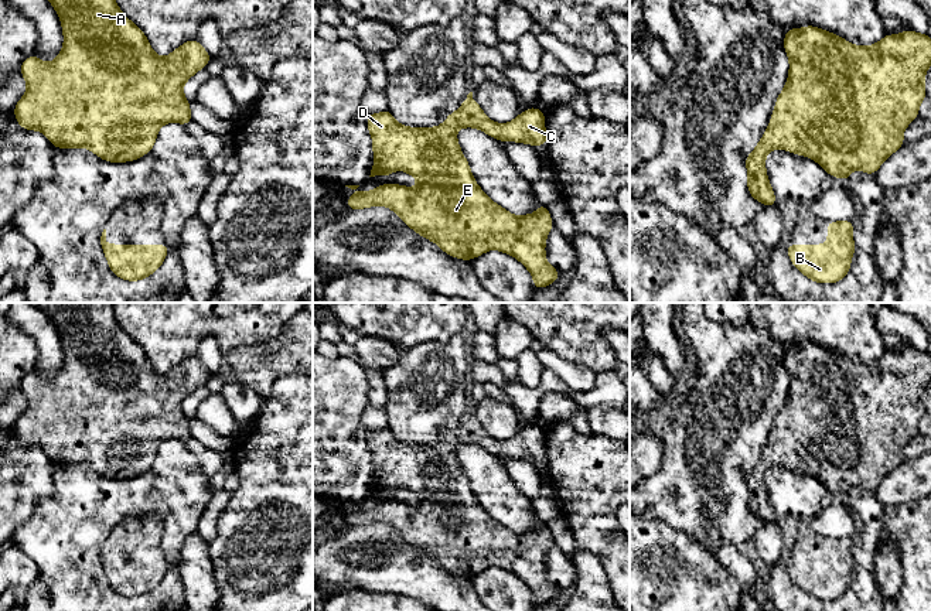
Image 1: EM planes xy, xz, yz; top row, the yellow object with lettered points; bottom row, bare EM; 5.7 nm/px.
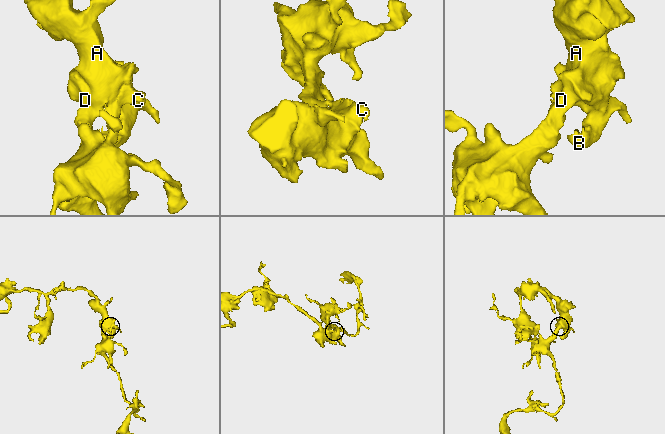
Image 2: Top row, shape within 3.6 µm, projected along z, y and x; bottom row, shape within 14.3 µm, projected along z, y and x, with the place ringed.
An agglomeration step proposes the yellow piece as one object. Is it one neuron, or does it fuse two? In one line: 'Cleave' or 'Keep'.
Keep

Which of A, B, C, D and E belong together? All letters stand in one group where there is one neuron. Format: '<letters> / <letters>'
A B C D E

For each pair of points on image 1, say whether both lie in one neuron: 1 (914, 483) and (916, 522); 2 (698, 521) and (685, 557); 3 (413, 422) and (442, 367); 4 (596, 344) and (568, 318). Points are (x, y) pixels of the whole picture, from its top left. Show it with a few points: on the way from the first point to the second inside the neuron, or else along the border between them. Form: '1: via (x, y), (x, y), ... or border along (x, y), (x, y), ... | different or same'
1: border along (916, 499), (907, 504), (887, 504), (885, 507) | different
2: border along (662, 519), (691, 533), (715, 557) | different
3: via (418, 408), (428, 391), (429, 381) | same
4: via (589, 340), (575, 326) | same

